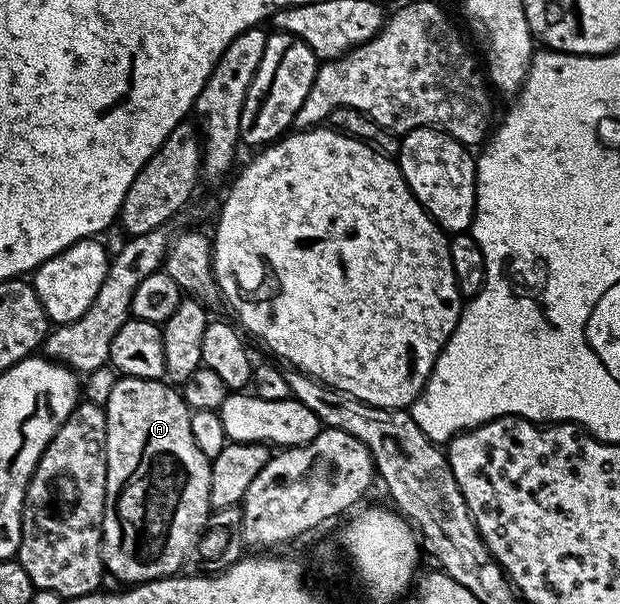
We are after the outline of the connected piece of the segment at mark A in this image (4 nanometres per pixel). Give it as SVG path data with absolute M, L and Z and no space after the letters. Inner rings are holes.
M125 376L119 377L118 383L112 388L112 393L108 395L108 404L104 409L106 412L106 507L102 521L102 565L105 573L109 577L111 574L112 577L126 582L122 584L157 582L159 578L177 575L181 571L178 569L185 564L186 557L189 554L191 557L192 551L197 547L198 538L206 529L212 513L210 505L211 459L206 458L204 452L196 448L196 440L192 440L192 424L190 423L192 411L173 385L156 378L128 378Z

